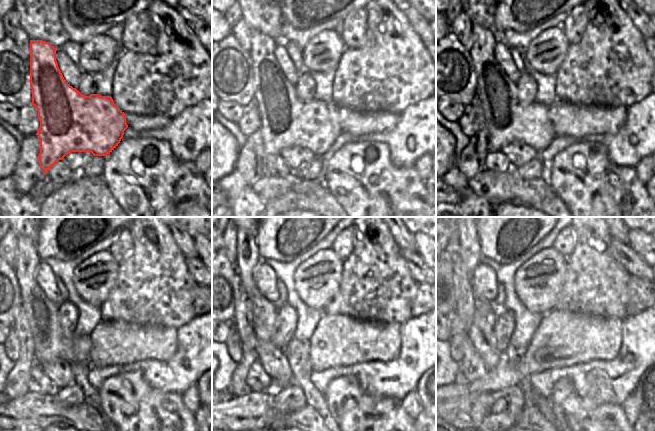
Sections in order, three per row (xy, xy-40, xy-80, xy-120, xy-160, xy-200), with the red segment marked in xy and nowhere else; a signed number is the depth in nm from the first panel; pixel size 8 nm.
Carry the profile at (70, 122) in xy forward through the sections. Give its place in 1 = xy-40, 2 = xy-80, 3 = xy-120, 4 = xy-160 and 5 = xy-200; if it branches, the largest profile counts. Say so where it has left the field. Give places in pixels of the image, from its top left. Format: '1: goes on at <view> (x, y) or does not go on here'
1: goes on at xy-40 (287, 121)
2: goes on at xy-80 (507, 120)
3: goes on at xy-120 (50, 343)
4: goes on at xy-160 (264, 313)
5: goes on at xy-200 (470, 250)

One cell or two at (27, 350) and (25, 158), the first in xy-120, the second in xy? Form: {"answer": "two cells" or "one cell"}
{"answer": "one cell"}

